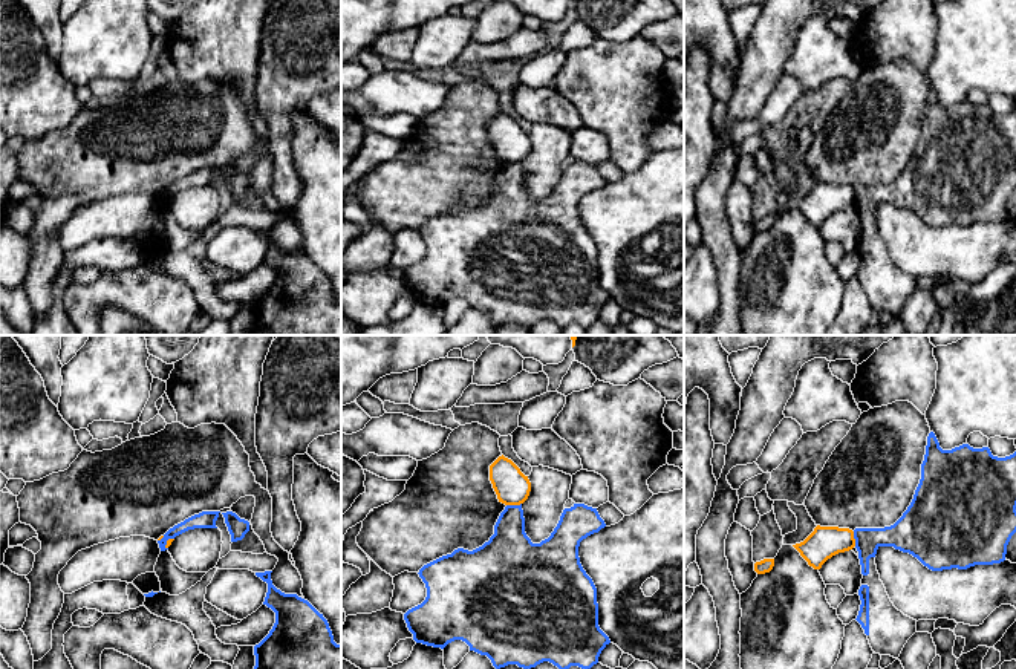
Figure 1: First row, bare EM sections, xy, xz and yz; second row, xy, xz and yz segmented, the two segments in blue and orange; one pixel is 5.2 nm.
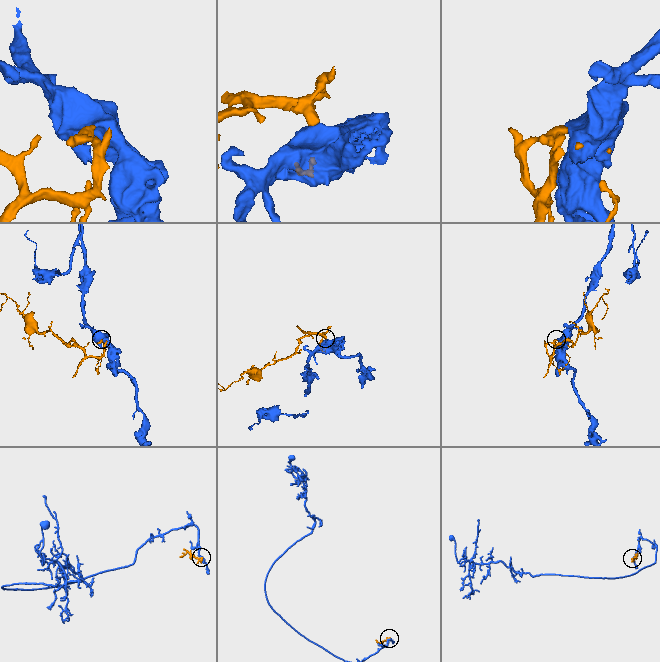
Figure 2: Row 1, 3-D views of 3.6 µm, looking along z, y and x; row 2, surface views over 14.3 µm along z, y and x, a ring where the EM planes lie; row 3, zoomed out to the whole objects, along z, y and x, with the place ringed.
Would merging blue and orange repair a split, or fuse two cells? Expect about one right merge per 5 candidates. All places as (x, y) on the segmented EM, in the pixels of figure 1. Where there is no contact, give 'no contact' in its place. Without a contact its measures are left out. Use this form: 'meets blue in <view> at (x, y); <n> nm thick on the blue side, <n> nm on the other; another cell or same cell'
meets blue in xz at (513, 505); 260 nm thick on the blue side, 180 nm on the other; another cell

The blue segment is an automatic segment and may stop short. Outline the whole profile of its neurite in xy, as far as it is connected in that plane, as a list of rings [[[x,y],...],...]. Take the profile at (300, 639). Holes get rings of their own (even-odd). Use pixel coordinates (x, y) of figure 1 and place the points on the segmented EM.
[[[256,573],[268,583],[263,605],[275,612],[275,623],[269,634],[254,646],[254,669],[341,669],[341,645],[334,641],[327,620],[308,600],[277,589],[271,573]]]

